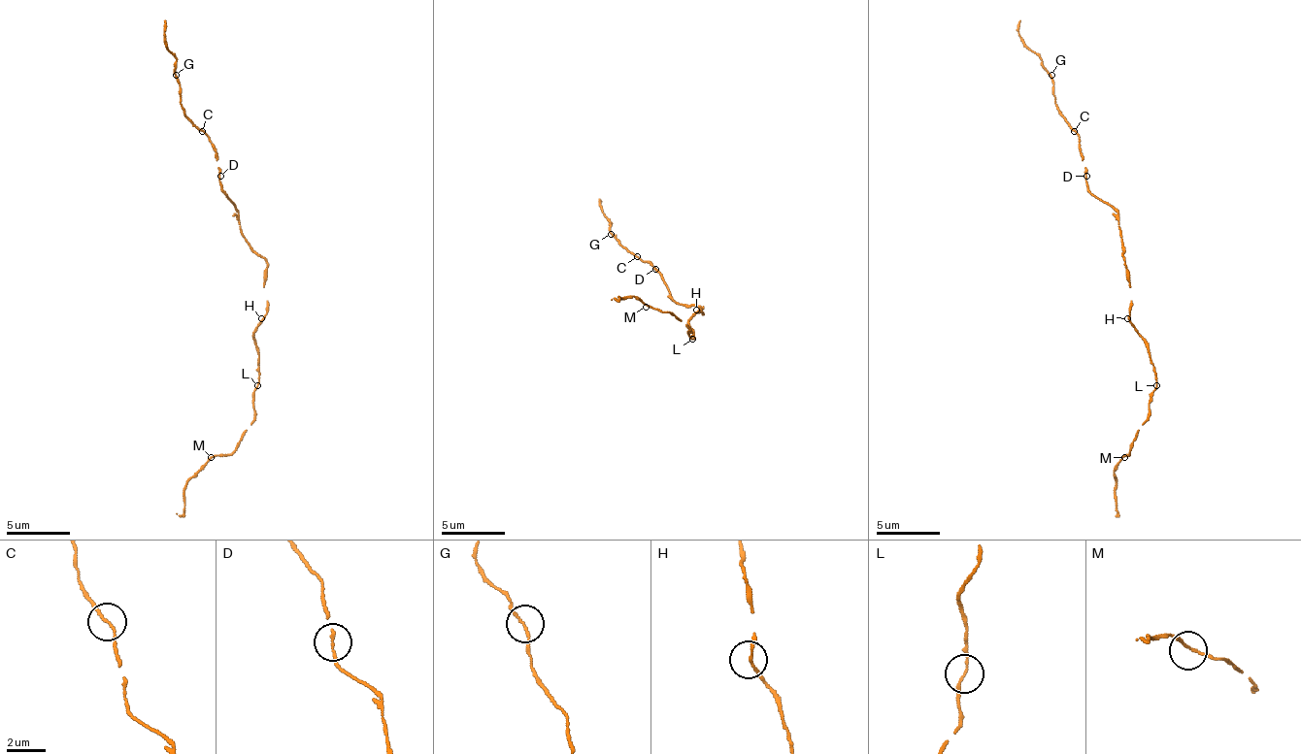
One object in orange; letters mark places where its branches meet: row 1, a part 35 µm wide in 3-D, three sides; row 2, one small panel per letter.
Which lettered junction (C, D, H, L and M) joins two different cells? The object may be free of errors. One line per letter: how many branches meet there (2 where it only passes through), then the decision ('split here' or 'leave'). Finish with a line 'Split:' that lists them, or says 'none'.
C: 2 | leave
D: 2 | leave
H: 2 | leave
L: 2 | leave
M: 2 | leave
Split: none

